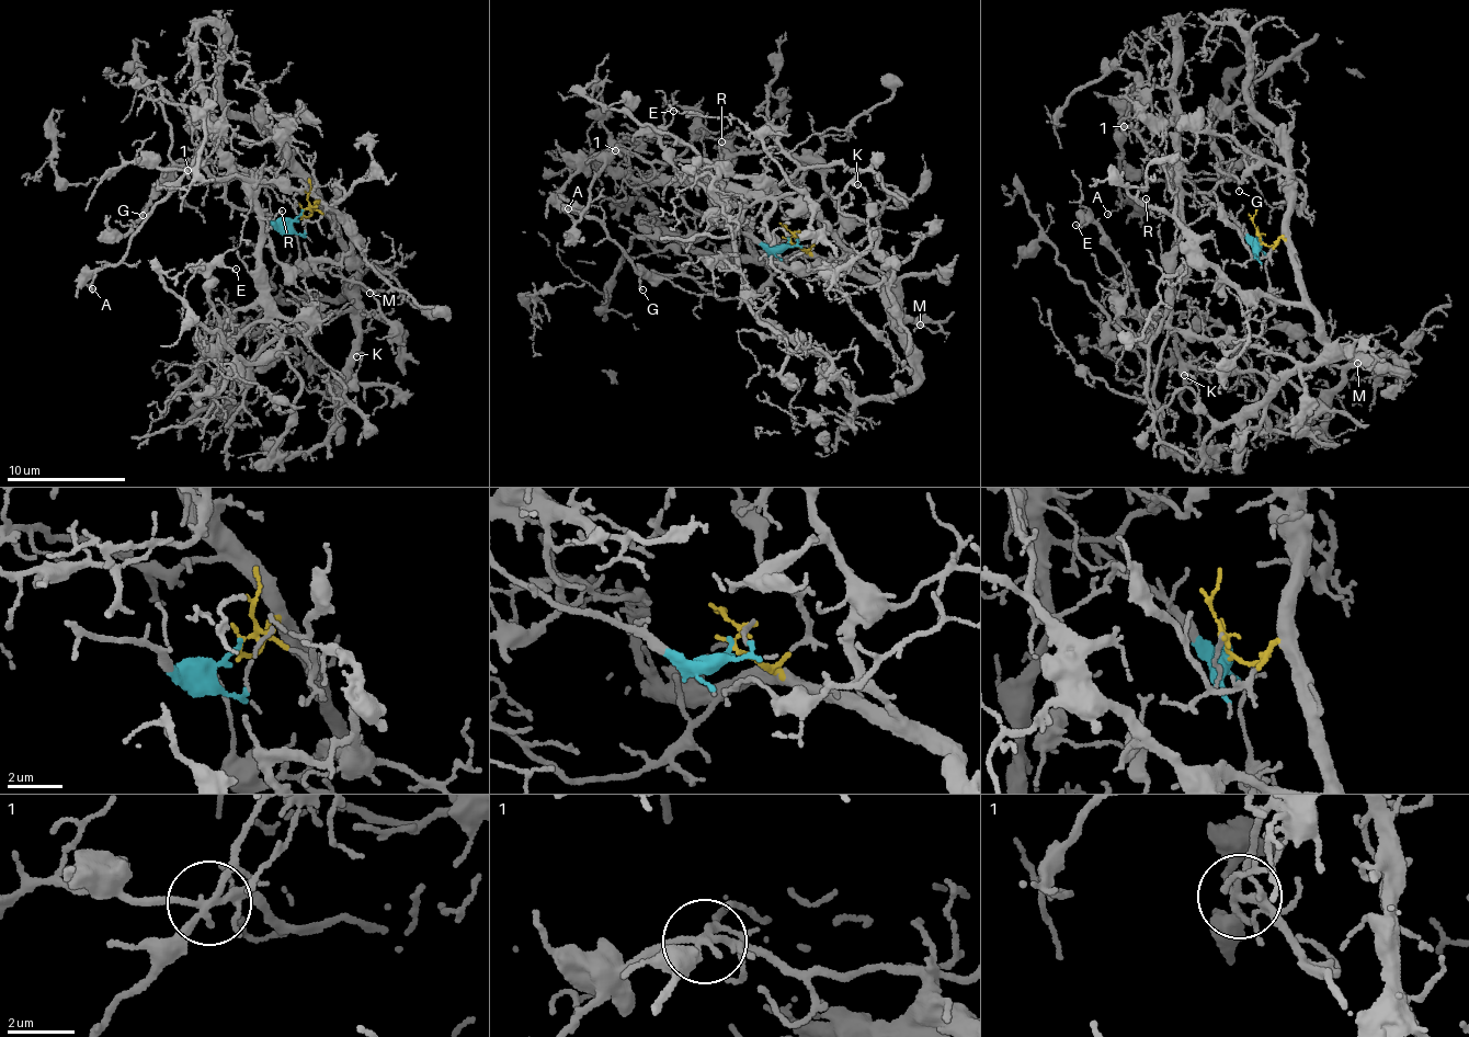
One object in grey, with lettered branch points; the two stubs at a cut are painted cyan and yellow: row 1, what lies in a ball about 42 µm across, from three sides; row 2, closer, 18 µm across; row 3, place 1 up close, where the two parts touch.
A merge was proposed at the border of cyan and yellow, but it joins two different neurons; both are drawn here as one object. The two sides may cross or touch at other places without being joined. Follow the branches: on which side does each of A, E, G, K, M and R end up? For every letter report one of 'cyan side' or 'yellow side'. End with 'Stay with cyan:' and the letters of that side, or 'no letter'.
A: cyan side
E: cyan side
G: yellow side
K: yellow side
M: yellow side
R: cyan side
Stay with cyan: A, E, R

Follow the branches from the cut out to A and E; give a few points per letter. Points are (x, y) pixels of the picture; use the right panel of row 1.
A: (1260, 235), (1252, 238), (1189, 182), (1172, 93), (1143, 84), (1117, 144), (1119, 194), (1130, 203), (1107, 214)
E: (1260, 235), (1189, 182), (1181, 158), (1169, 305), (1151, 311), (1136, 304), (1104, 230), (1075, 226)

